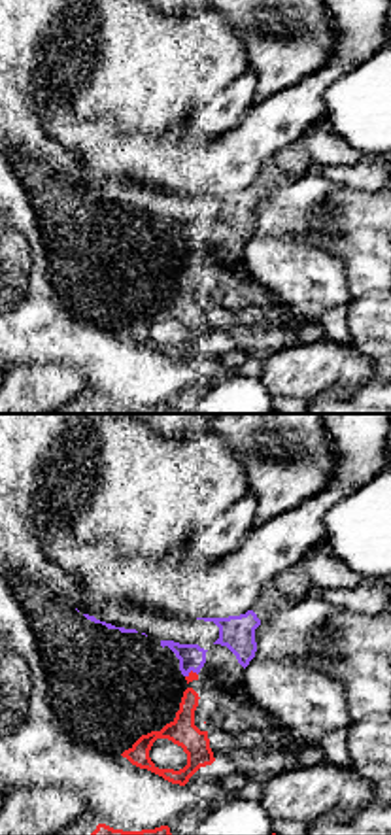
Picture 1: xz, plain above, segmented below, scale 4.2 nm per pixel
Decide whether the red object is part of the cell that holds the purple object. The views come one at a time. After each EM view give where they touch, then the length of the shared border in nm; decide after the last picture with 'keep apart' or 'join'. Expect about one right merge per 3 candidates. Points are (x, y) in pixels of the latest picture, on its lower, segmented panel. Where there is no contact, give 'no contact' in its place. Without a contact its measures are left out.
(191, 669) | 60 nm

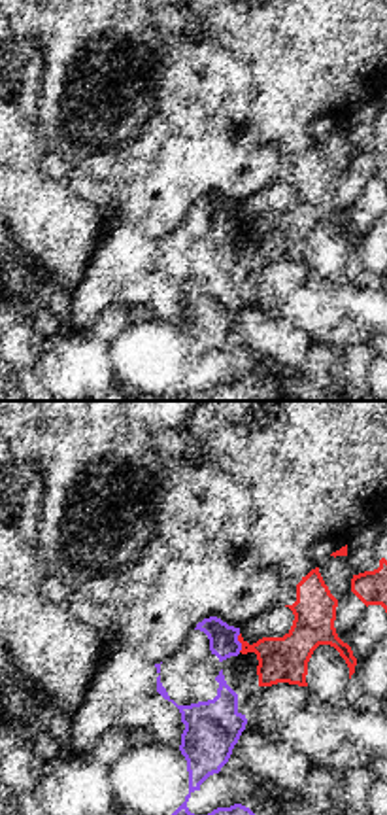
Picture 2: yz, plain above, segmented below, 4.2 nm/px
(240, 643) | 80 nm

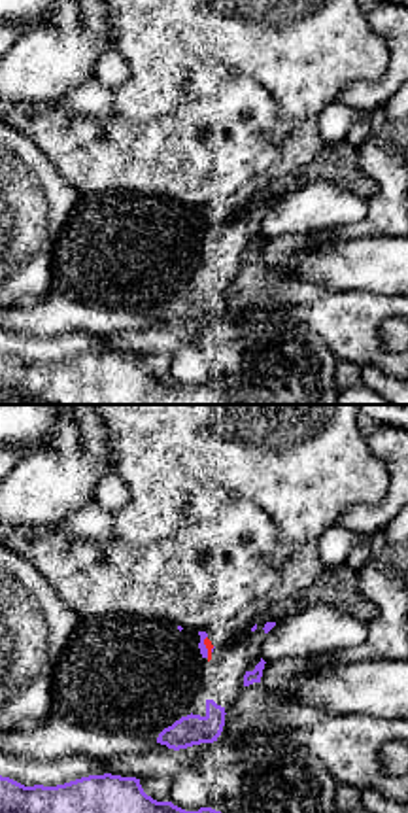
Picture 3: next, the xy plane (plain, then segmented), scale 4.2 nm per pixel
(204, 647) | 100 nm

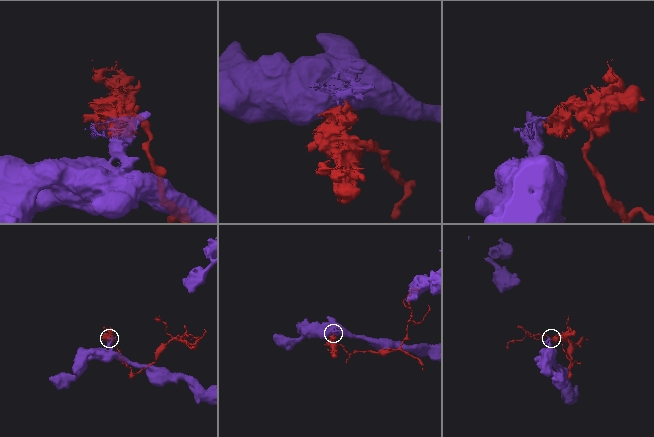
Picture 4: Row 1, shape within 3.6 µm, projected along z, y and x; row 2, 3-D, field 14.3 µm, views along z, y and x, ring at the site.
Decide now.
keep apart

